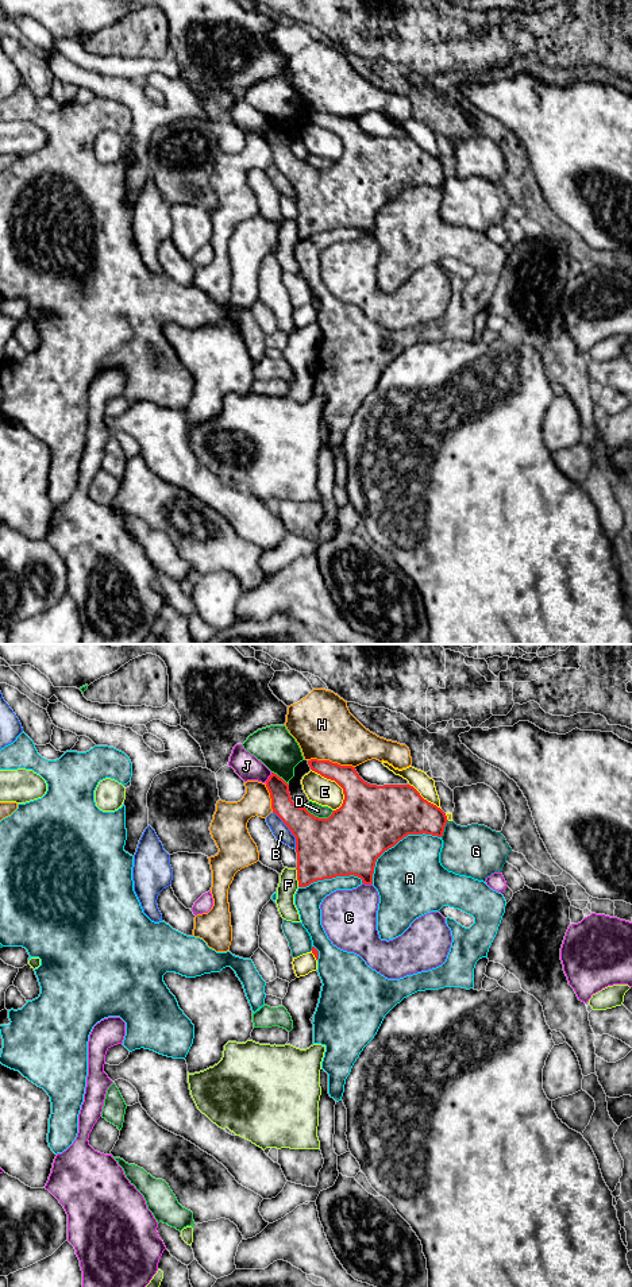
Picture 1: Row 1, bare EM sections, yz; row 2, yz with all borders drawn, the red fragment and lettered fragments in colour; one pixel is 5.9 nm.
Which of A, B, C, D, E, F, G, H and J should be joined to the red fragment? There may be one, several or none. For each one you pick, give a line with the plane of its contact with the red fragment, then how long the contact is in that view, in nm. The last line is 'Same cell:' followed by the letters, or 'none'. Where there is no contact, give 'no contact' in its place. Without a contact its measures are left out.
C: yz | 70 nm
Same cell: C

